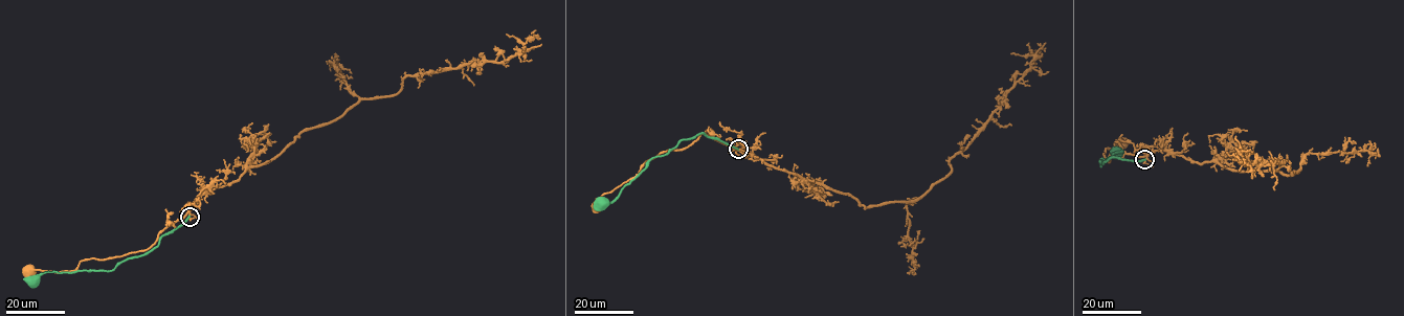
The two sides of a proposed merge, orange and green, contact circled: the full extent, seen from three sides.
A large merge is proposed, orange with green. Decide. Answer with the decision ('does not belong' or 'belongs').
does not belong

